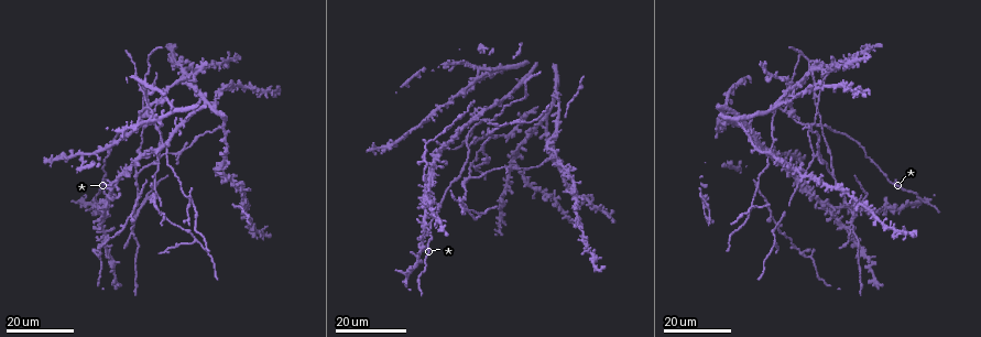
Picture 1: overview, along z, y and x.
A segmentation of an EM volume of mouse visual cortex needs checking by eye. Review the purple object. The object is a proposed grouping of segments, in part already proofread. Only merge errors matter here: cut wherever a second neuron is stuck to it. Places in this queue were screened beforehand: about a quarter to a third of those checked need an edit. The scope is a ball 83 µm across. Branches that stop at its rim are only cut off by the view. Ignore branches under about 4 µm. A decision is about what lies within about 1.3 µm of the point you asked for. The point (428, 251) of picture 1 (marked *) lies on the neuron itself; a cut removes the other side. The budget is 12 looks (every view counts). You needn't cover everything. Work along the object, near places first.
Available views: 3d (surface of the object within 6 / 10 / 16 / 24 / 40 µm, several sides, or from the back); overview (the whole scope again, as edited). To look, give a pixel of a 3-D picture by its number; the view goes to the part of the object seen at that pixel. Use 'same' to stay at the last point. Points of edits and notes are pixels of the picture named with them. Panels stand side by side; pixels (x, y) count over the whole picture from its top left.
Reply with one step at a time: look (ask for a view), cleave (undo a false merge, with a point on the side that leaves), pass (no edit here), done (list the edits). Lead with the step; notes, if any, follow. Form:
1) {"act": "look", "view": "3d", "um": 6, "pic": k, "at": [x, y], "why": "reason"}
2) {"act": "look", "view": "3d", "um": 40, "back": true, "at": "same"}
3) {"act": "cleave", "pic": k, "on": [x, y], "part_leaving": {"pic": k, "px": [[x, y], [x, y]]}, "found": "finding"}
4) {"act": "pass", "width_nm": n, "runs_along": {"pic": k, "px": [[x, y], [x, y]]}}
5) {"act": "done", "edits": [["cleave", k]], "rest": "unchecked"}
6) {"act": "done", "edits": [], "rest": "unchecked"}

{"act": "look", "view": "3d", "um": 16, "pic": 1, "at": [474, 126], "why": "arms part here"}

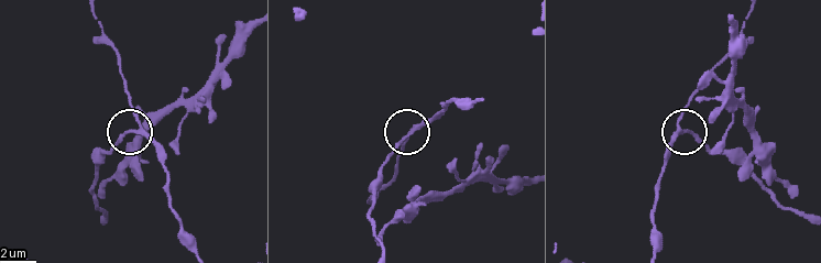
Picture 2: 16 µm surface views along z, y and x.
{"act": "look", "view": "3d", "um": 6, "pic": 2, "at": [676, 128]}

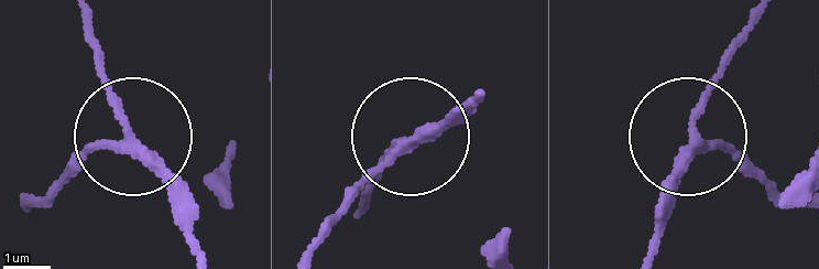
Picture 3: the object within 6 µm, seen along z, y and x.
{"act": "pass", "runs_along": {"pic": 3, "px": [[29, 206], [128, 131], [93, 41]]}, "found": "one neuron here"}

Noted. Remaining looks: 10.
{"act": "look", "view": "3d", "um": 16, "pic": 1, "at": [474, 166]}

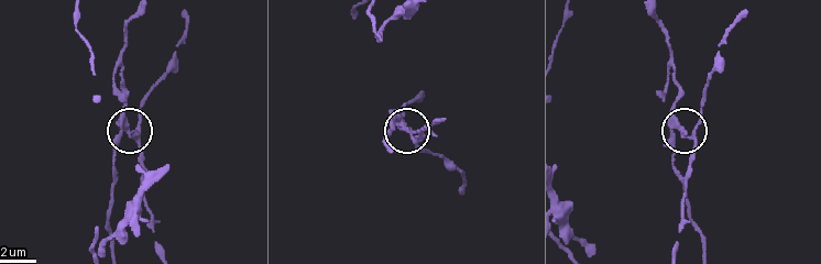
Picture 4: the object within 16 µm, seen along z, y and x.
{"act": "look", "view": "3d", "um": 10, "pic": 4, "at": [680, 127]}

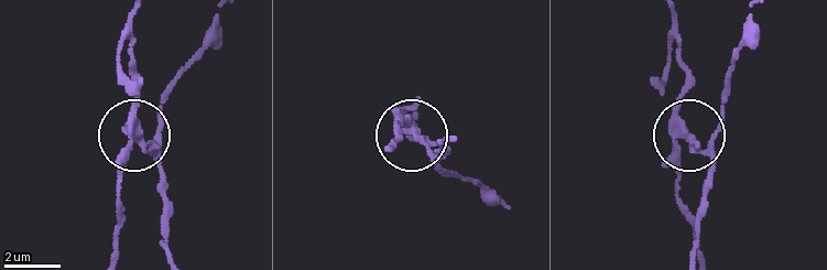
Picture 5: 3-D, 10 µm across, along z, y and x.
{"act": "cleave", "pic": 5, "on": [118, 162], "width_nm": 250, "part_leaving": {"pic": 5, "px": [[130, 125], [116, 200], [116, 249]]}, "found": "a second neuron is stuck on"}

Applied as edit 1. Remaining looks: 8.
{"act": "look", "view": "overview"}

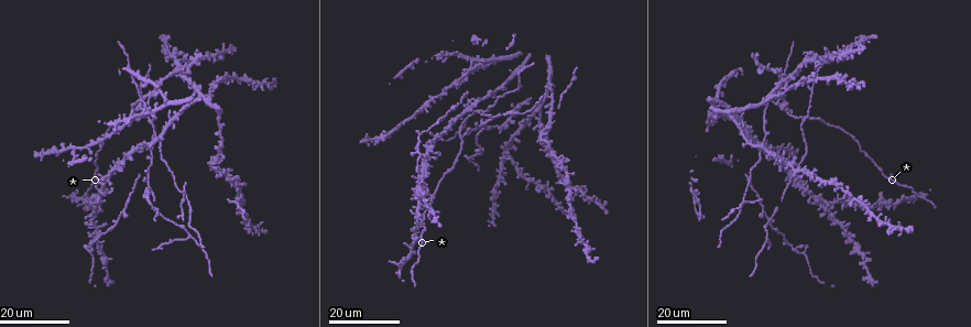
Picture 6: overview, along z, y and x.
{"act": "look", "view": "3d", "um": 24, "pic": 6, "at": [219, 173], "why": "four or more arms meet"}

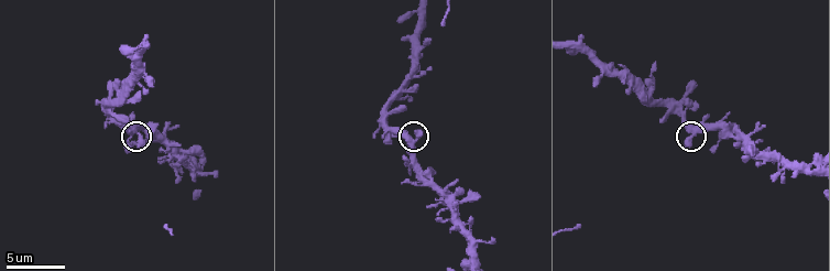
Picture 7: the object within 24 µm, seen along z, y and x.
{"act": "look", "view": "3d", "um": 10, "pic": 7, "at": [698, 131]}

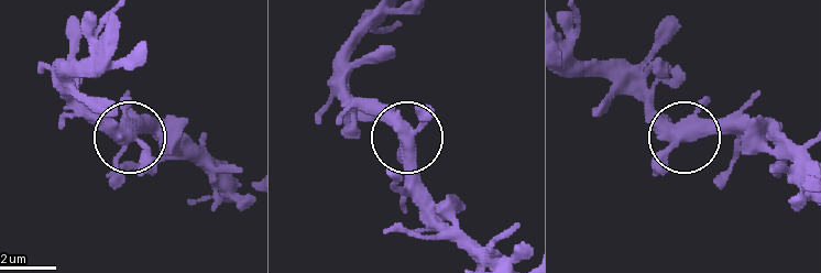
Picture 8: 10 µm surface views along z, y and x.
{"act": "pass", "width_nm": 400, "found": "all the same neuron"}

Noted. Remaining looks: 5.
{"act": "look", "view": "3d", "um": 16, "pic": 6, "at": [412, 114], "why": "three-way junction"}

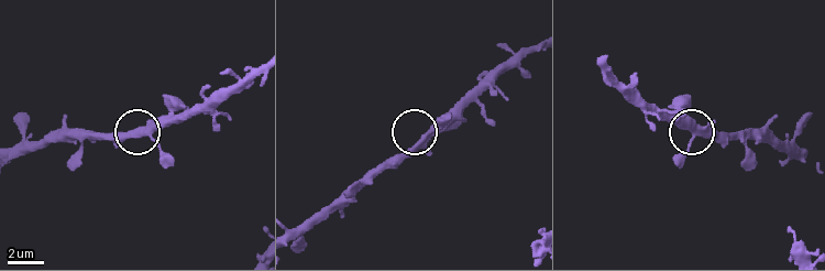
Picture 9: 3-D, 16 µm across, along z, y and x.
{"act": "look", "view": "3d", "um": 10, "pic": 9, "at": [151, 136], "why": "closer look"}

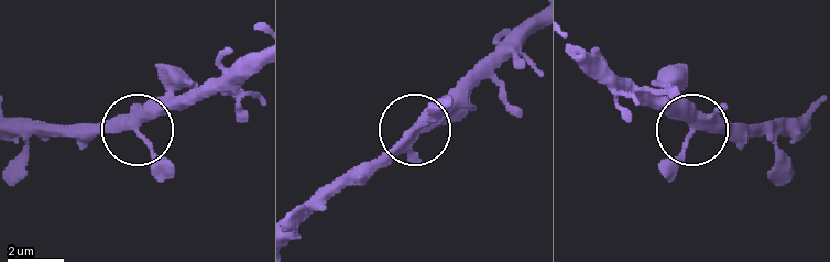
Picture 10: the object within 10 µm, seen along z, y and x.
{"act": "pass", "side_arm_um": 20, "arms": 3, "found": "one neuron here"}

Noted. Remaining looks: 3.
{"act": "look", "view": "3d", "um": 16, "pic": 6, "at": [471, 63]}

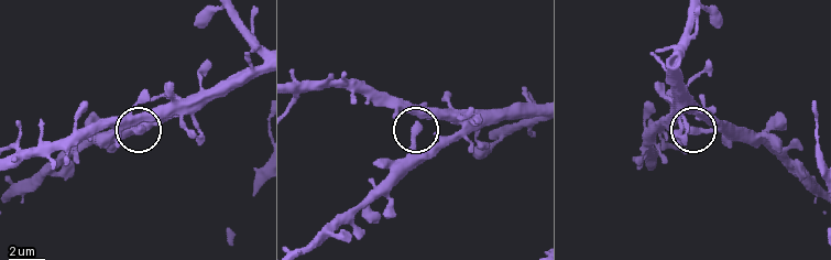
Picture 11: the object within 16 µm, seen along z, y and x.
{"act": "look", "view": "3d", "um": 6, "pic": 11, "at": [140, 129]}

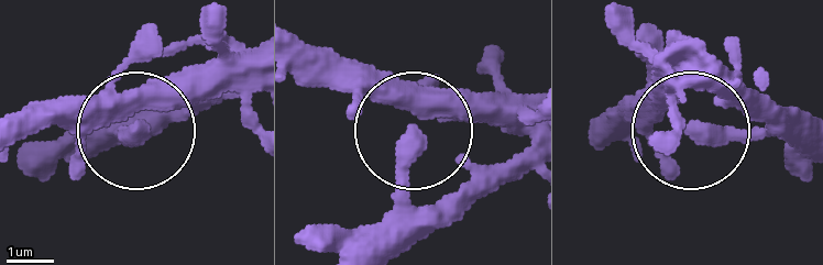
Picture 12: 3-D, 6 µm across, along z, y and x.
{"act": "pass", "found": "one neuron here"}

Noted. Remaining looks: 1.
{"act": "done", "edits": [["cleave", 5]], "rest": "unchecked"}

